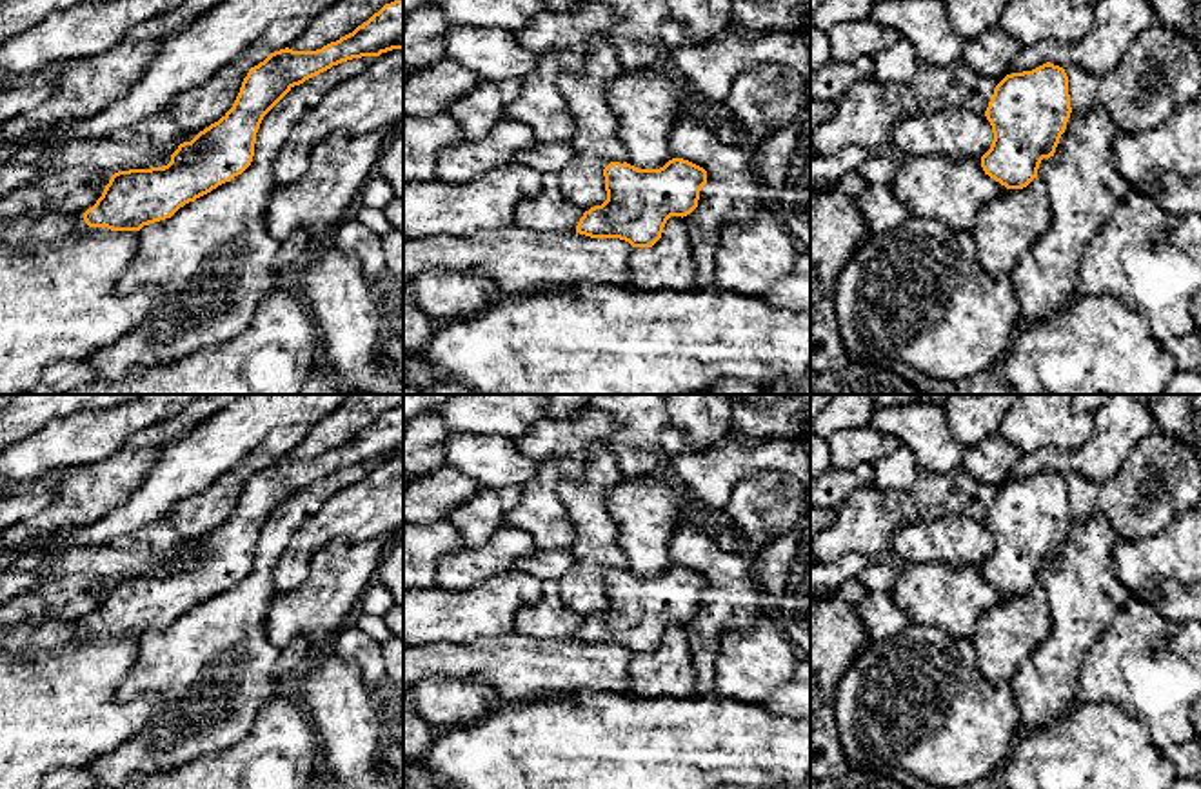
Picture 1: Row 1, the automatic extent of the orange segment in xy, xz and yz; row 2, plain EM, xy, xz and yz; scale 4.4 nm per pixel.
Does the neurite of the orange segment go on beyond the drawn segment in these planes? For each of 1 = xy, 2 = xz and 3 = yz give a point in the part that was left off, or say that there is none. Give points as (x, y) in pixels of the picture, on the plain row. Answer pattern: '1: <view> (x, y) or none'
1: none
2: none
3: none

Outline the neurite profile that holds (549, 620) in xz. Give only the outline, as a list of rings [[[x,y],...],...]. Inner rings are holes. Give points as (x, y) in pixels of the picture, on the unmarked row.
[[[543,580],[541,600],[518,611],[514,633],[541,642],[571,642],[583,618],[569,611],[561,600],[558,580]]]

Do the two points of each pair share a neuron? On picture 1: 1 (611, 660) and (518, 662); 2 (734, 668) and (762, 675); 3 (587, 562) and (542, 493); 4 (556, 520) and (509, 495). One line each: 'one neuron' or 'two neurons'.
1: one neuron
2: one neuron
3: two neurons
4: two neurons

